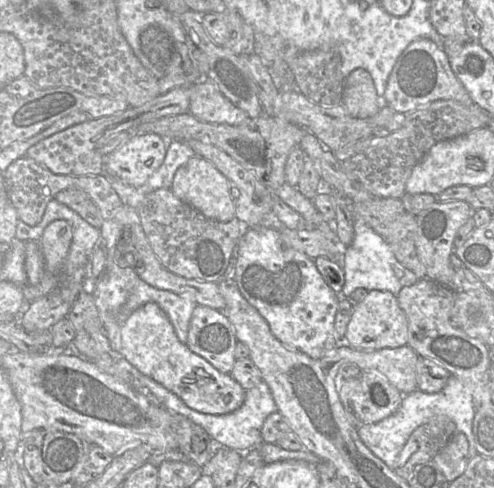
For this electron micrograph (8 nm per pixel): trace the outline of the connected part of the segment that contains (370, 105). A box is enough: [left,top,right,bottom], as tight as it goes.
[342,68,385,118]

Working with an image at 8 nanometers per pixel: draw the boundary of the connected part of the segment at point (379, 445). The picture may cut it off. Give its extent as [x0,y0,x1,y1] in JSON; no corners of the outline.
[357,376,476,471]

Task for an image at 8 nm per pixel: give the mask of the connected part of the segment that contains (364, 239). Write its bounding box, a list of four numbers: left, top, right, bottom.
[338,216,419,300]

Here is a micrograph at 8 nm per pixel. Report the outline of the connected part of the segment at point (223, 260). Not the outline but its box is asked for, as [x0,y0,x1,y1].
[136,188,247,281]

